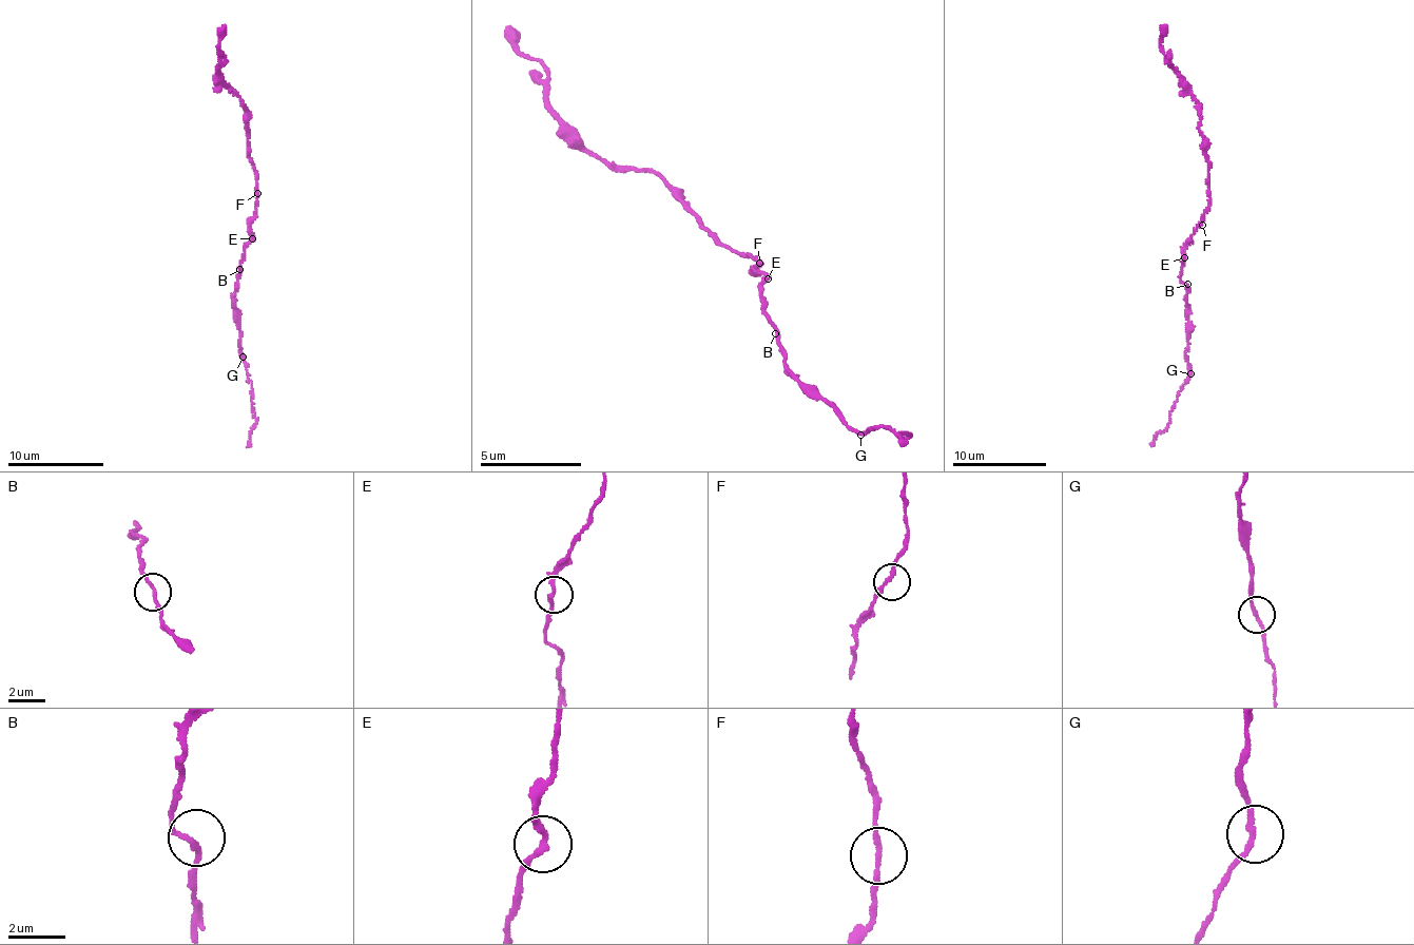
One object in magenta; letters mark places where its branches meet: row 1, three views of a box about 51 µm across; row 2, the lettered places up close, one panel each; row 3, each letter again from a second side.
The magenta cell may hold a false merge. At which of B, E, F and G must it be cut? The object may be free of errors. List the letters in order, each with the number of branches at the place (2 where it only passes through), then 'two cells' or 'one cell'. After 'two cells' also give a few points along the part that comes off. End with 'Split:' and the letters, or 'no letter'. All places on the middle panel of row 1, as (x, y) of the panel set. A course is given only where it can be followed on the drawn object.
B: 2 | one cell
E: 2 | one cell
F: 2 | one cell
G: 2 | two cells | (862, 436), (885, 427), (909, 438), (896, 441)
Split: G

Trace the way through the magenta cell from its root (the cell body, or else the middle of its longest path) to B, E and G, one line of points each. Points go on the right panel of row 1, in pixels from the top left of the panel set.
B: (1190, 239), (1184, 251), (1180, 276), (1180, 281), (1187, 284)
E: (1190, 239), (1184, 257)
G: (1190, 239), (1184, 251), (1180, 283), (1187, 289), (1185, 361), (1192, 374)

